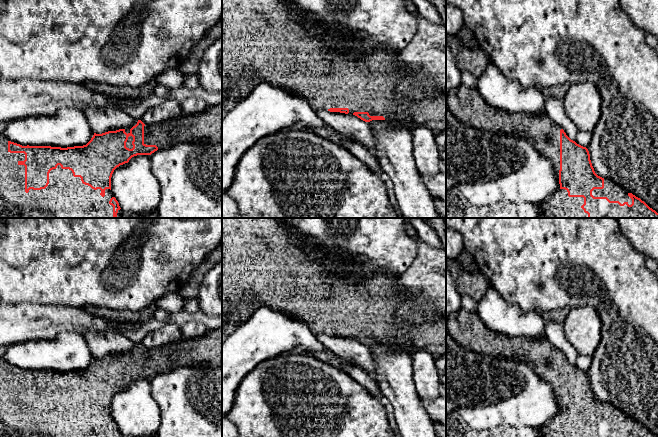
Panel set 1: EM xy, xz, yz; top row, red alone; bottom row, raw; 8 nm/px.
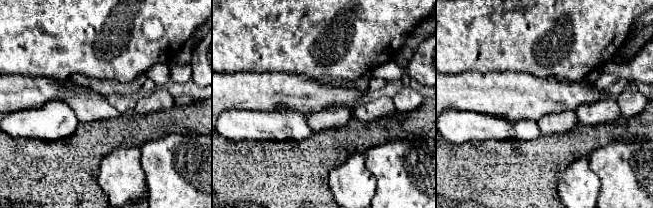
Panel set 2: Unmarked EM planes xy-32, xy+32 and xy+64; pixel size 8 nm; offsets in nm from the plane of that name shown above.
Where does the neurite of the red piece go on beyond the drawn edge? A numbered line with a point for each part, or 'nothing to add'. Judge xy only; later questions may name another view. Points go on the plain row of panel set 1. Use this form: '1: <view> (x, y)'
1: xy (206, 350)
2: xy (65, 417)

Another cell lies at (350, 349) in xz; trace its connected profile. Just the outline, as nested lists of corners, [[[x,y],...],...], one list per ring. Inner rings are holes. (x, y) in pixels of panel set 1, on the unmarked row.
[[[325,333],[316,334],[316,337],[328,350],[362,369],[377,382],[376,363],[368,346],[350,337],[330,336]]]

